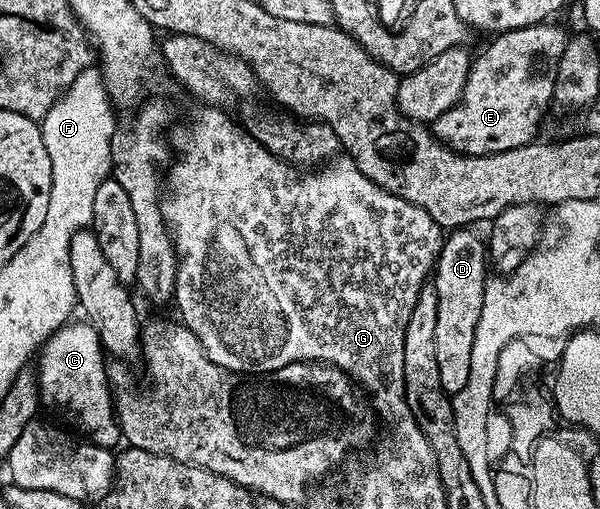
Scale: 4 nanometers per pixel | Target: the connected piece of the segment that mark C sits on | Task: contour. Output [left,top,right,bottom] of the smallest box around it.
[39,320,122,448]

